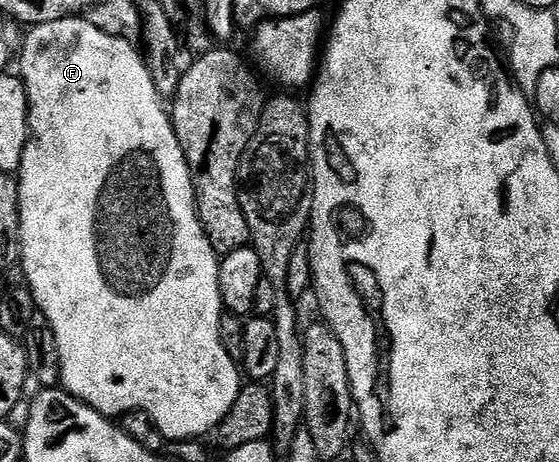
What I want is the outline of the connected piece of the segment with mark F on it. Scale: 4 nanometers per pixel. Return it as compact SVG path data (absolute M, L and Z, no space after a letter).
M86 17L41 24L28 29L26 34L21 77L29 96L31 134L27 137L25 156L17 175L23 249L21 263L27 277L26 285L35 298L38 313L47 317L56 336L62 389L112 420L118 419L118 414L127 414L130 410L144 410L155 421L156 428L171 442L182 442L184 438L202 439L202 434L210 430L212 433L223 421L229 408L233 408L241 389L241 370L236 359L231 358L221 345L219 325L225 312L219 287L221 258L215 253L213 244L209 244L199 219L189 164L175 135L168 107L149 76L144 55L132 43L93 28Z

